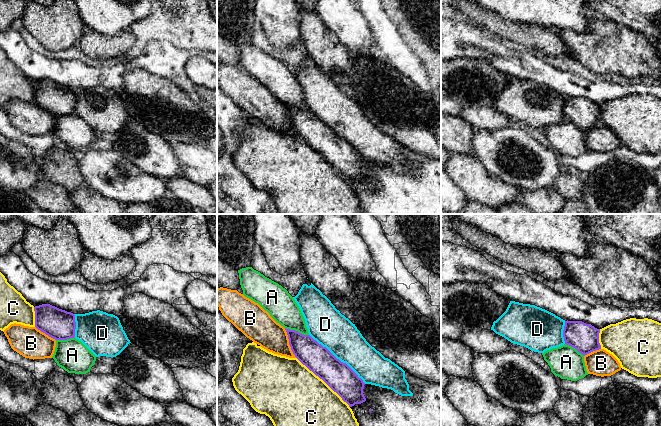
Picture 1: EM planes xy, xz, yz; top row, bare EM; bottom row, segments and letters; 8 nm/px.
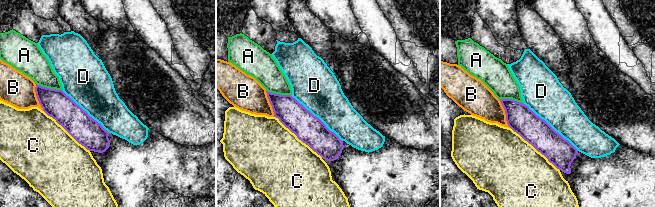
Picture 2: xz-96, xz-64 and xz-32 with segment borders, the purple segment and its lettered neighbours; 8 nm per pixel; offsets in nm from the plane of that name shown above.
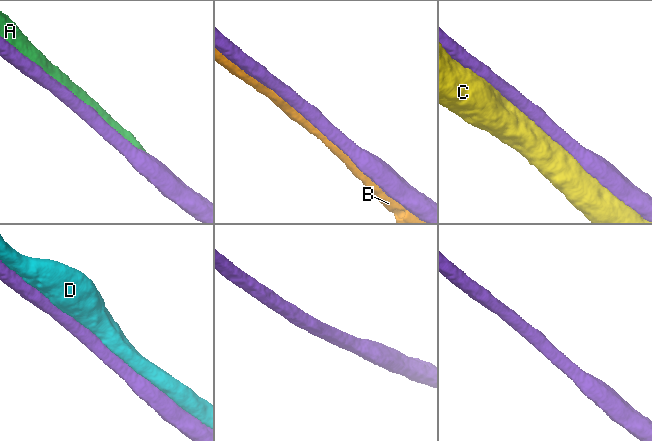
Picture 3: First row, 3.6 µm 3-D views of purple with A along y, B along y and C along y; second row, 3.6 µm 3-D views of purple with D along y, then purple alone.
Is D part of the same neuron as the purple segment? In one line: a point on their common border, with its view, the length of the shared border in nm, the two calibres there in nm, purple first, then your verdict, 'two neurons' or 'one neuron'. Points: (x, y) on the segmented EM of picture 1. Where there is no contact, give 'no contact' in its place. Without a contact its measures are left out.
xz (336, 358) | 600 nm | 220/300 nm | two neurons

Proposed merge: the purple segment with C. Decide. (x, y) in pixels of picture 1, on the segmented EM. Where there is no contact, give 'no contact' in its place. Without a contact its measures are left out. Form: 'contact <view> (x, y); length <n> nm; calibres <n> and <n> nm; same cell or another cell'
contact xz (323, 380); length 600 nm; calibres 220 and 460 nm; another cell

